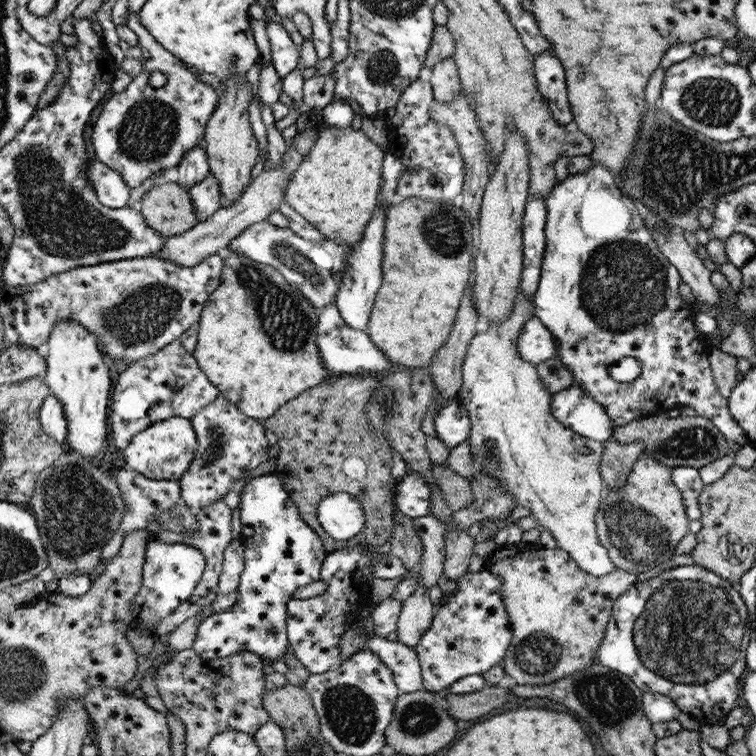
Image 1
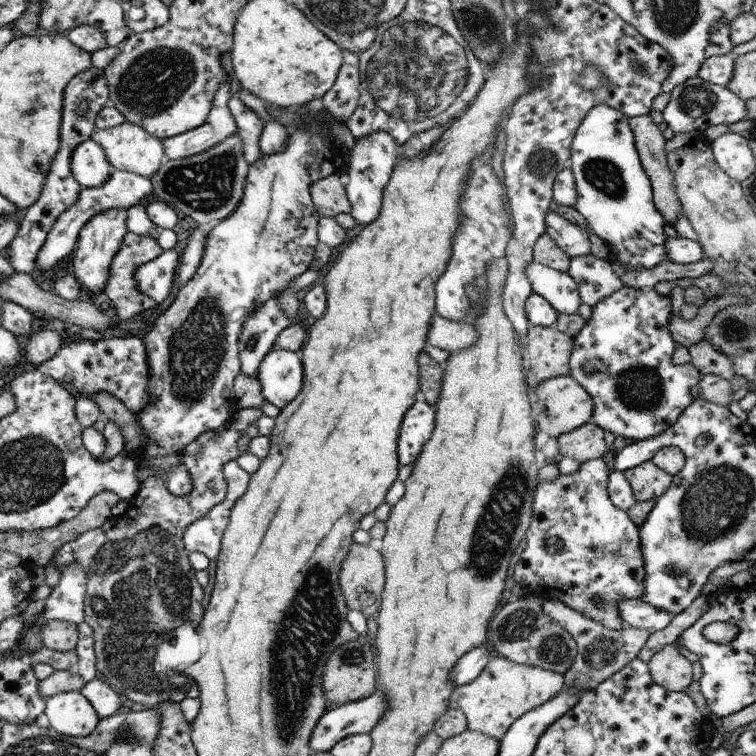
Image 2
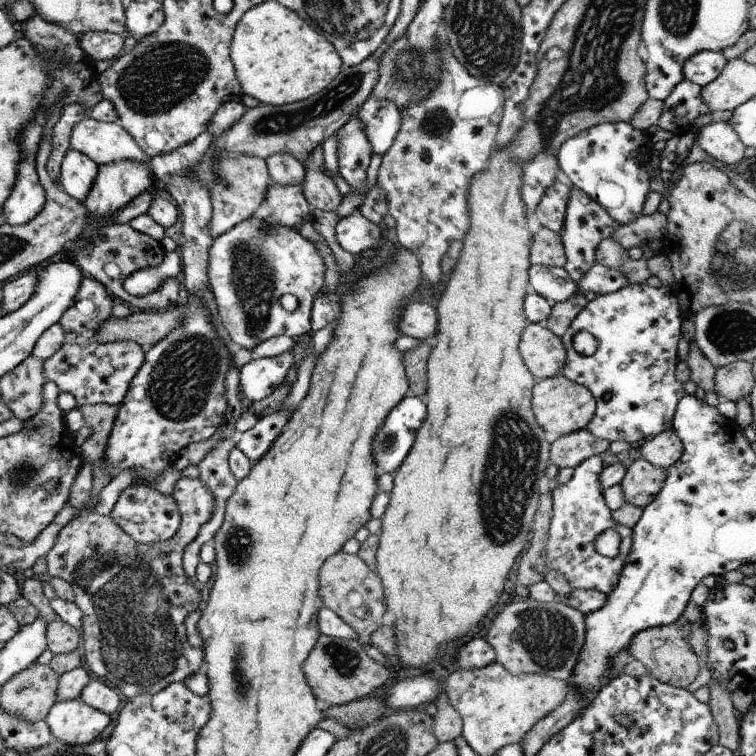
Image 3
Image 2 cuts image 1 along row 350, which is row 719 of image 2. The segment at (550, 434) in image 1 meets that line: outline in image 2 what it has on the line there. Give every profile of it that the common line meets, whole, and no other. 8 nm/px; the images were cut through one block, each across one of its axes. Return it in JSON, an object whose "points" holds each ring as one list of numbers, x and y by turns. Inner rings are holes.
{"points":[[494,654,473,682,455,688,450,694,448,708,462,710,470,731,500,741,514,722,559,696,564,686,565,681,560,674,539,667,512,663]]}

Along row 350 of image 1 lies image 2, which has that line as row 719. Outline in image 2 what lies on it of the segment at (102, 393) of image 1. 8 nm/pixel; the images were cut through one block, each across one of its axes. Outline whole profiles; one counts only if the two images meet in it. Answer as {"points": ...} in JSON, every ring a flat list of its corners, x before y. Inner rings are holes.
{"points":[[80,690,48,697,45,714,50,727,62,736,68,737,89,736,102,720]]}

